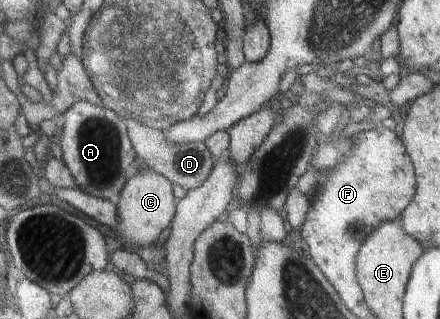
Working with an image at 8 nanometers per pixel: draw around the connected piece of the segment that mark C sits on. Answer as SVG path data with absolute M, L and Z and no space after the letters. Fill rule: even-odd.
M145 169L129 177L119 194L120 230L115 233L124 248L154 246L163 230L172 226L177 202L173 185L172 180L155 169Z

